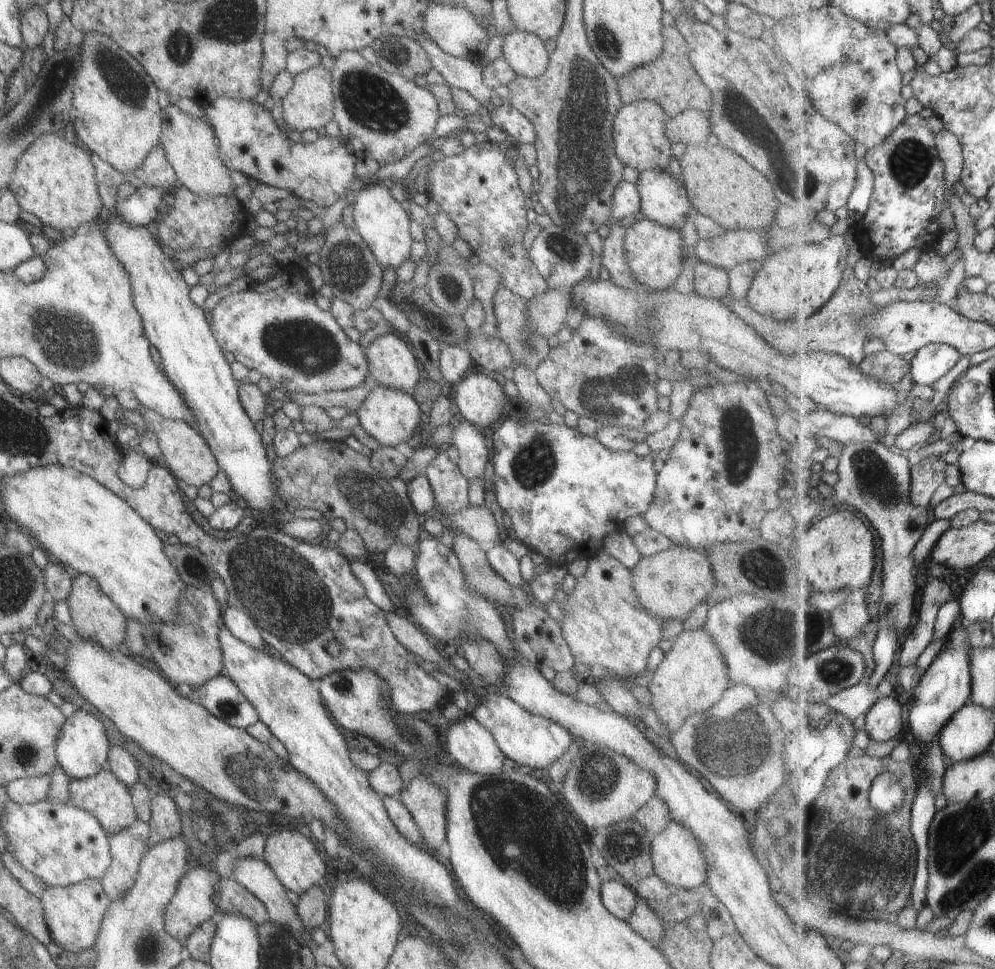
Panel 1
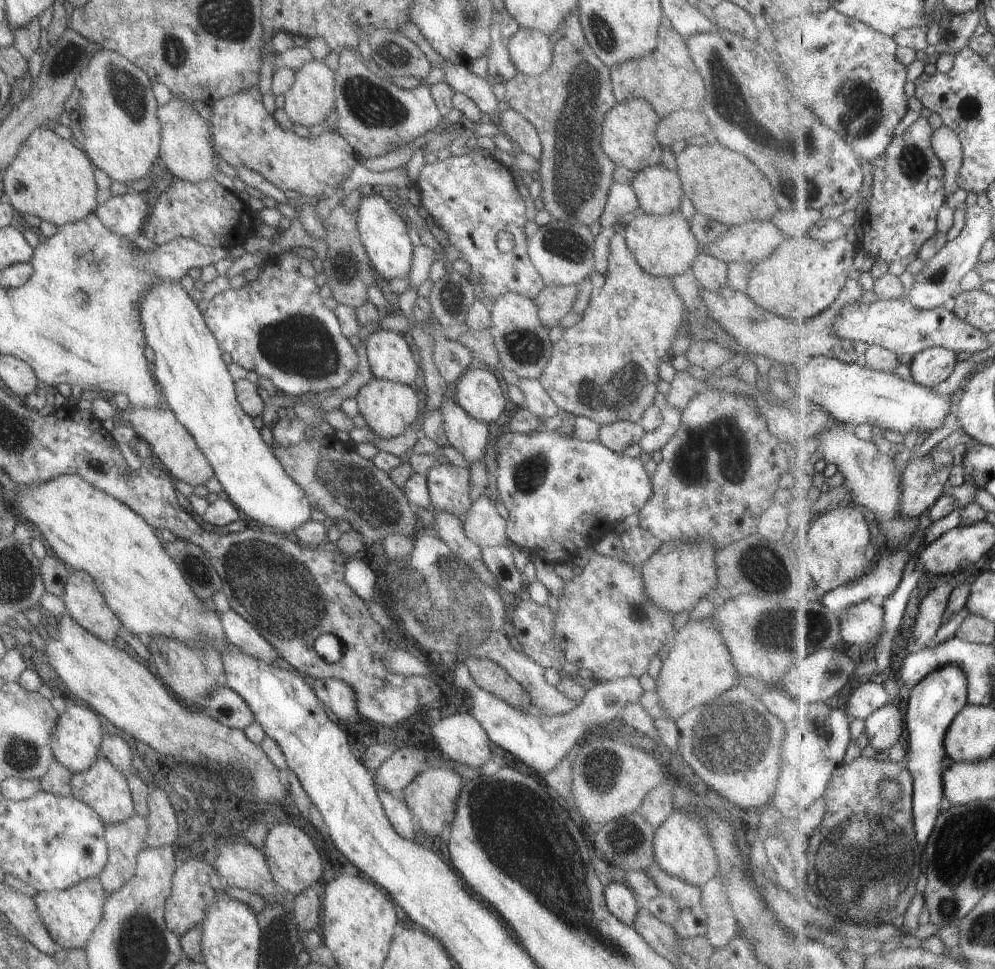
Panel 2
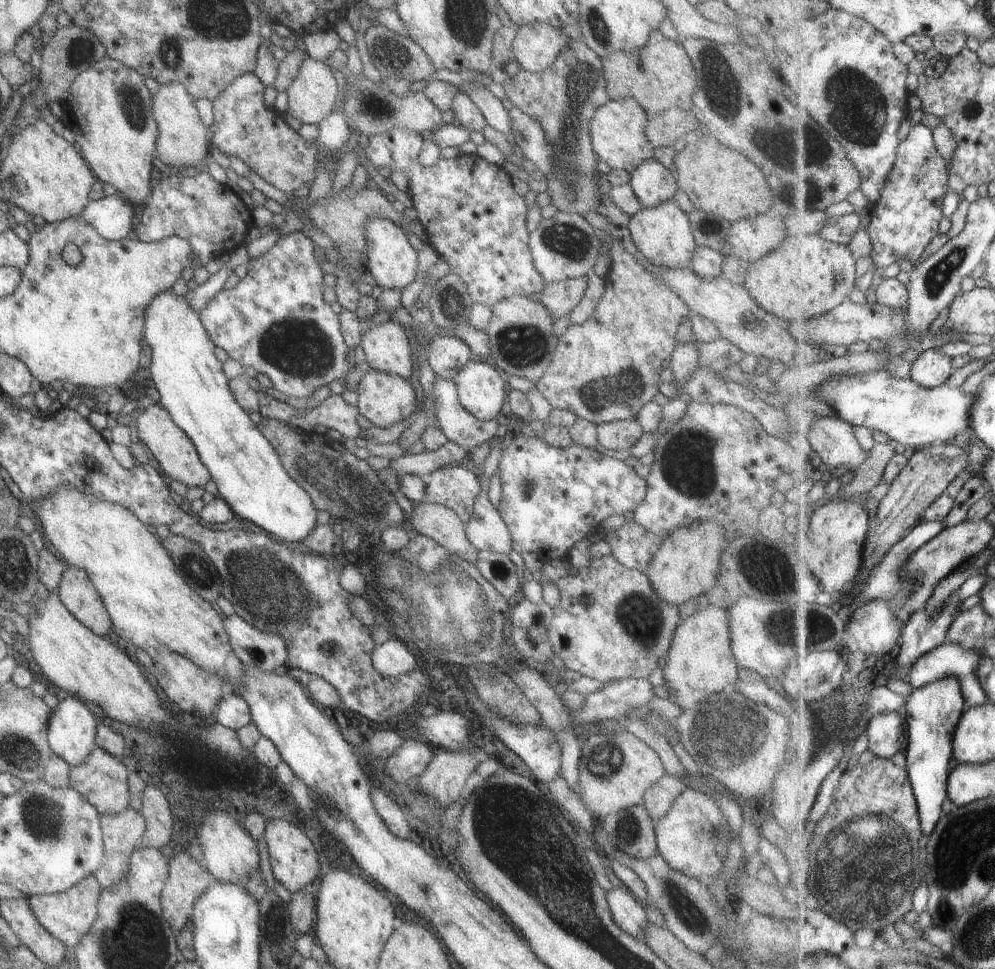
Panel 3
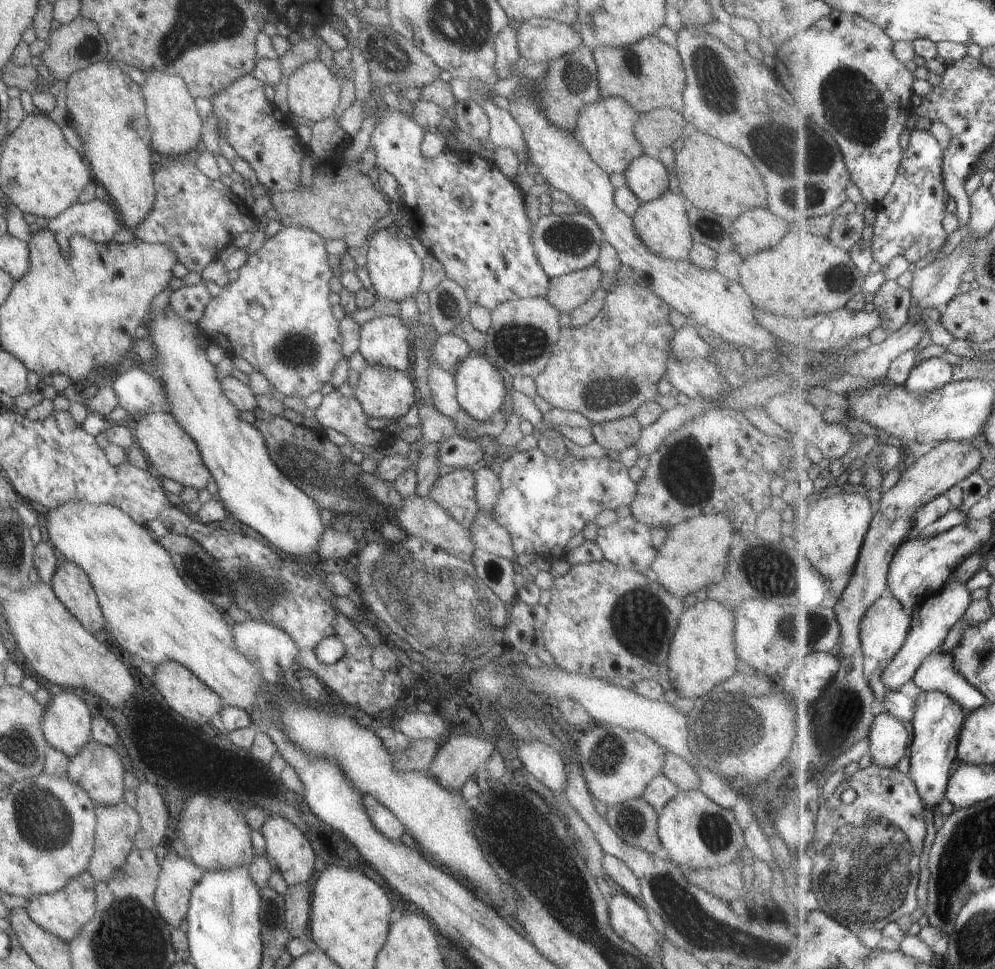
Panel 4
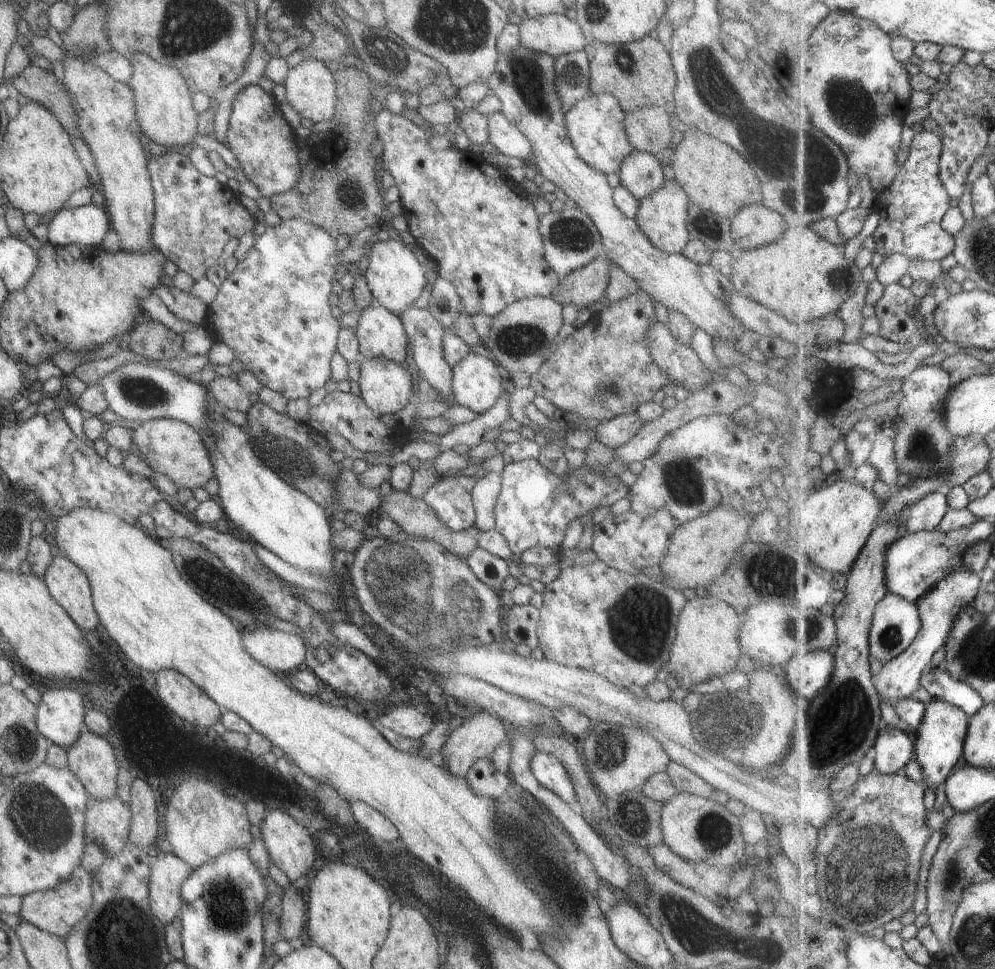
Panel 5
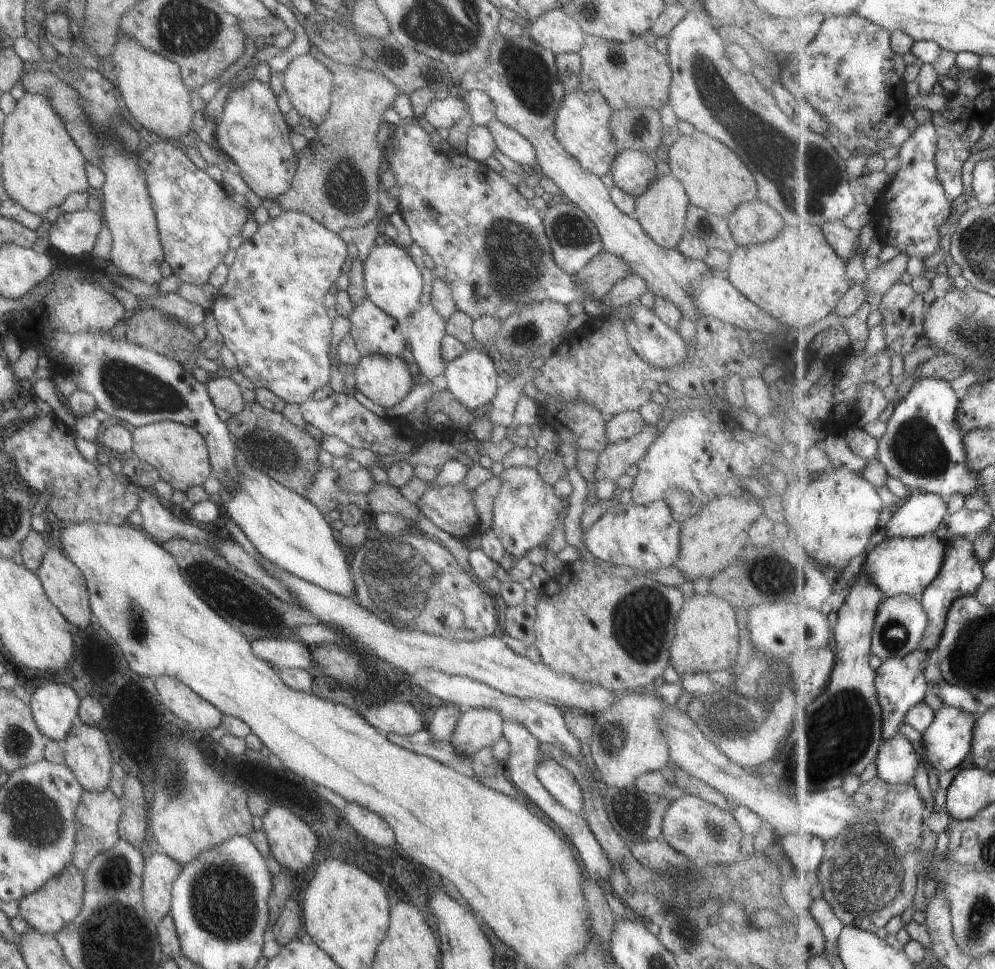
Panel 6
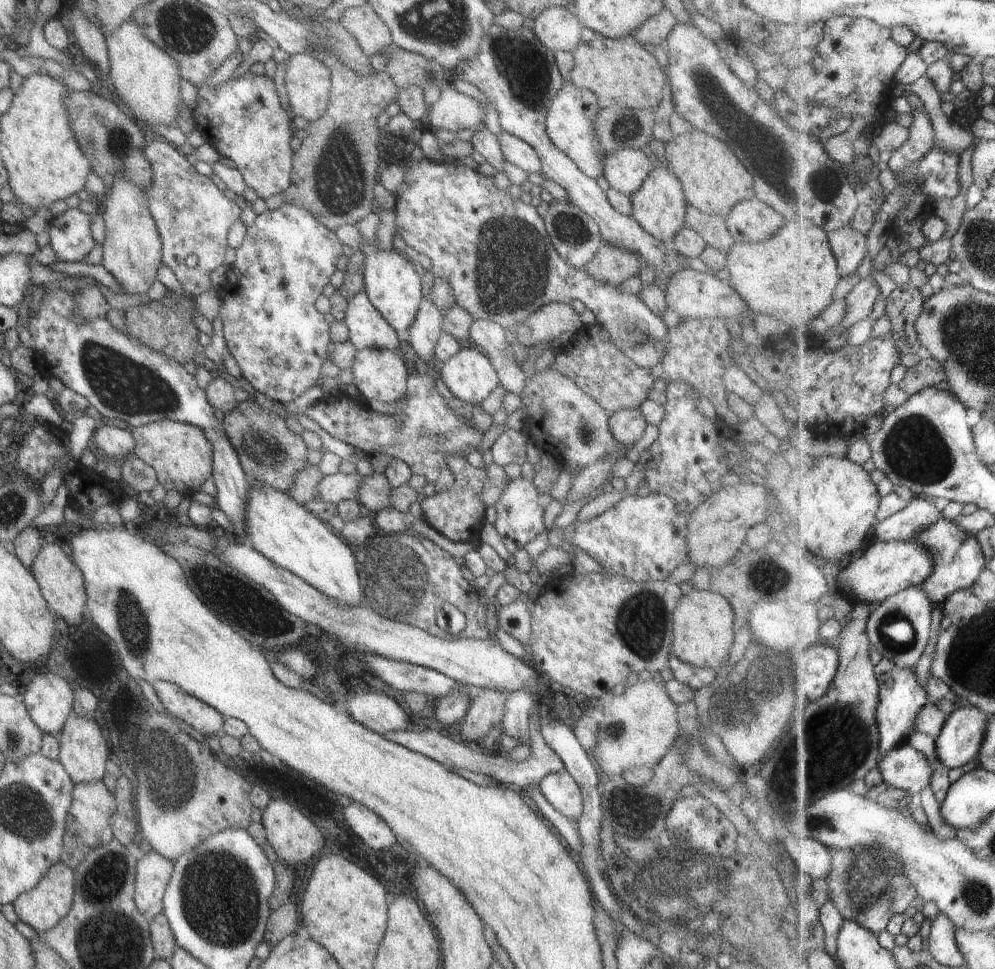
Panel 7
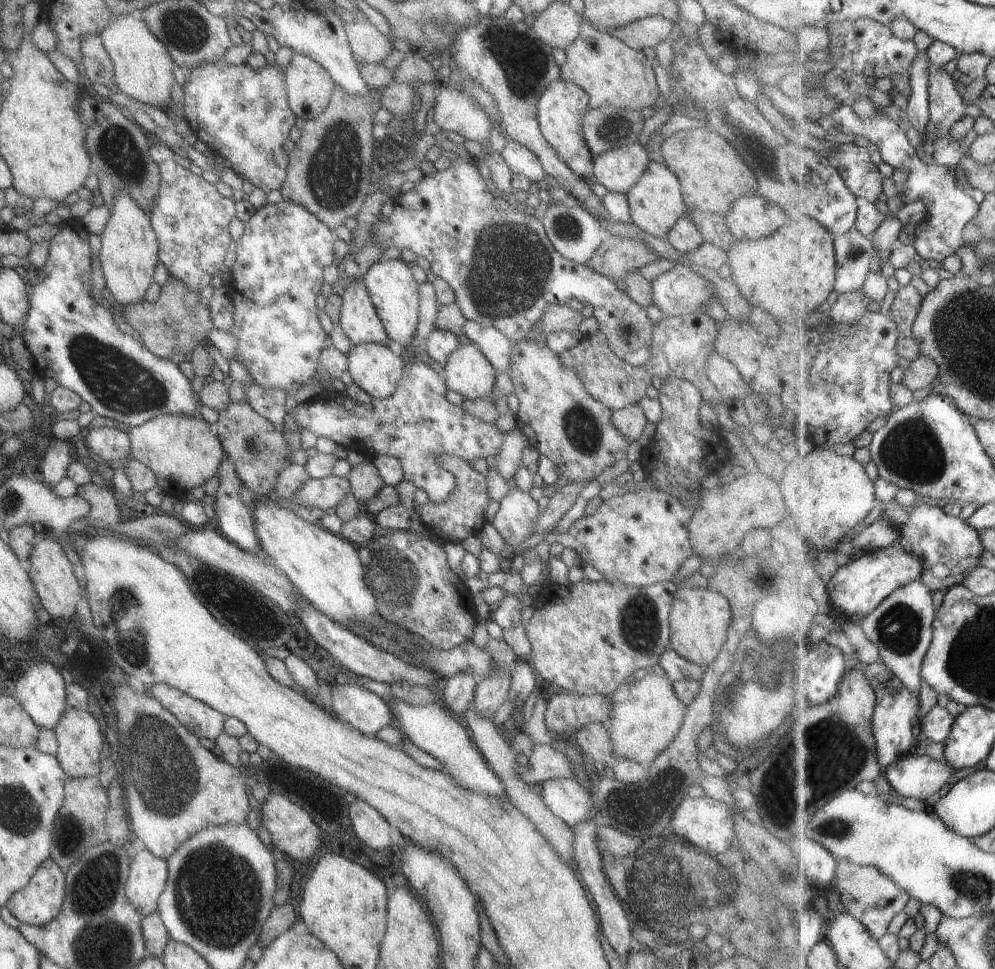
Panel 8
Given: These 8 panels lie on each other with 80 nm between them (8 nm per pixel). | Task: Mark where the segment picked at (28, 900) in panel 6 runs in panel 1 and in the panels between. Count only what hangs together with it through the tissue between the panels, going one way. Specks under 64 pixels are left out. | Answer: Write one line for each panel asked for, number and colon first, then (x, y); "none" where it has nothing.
1: (72, 913)
2: (69, 915)
3: (67, 915)
4: (62, 913)
5: (55, 910)

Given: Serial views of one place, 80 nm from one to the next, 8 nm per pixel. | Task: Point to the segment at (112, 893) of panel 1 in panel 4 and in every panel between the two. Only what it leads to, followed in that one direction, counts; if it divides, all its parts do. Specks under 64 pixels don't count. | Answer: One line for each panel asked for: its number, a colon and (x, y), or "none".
2: (124, 840)
3: (120, 831)
4: (115, 825)

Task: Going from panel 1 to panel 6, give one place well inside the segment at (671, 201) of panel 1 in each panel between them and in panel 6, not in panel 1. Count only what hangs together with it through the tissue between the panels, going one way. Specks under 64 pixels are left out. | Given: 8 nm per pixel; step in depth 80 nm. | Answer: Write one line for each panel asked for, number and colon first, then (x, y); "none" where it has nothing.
2: (658, 190)
3: (651, 183)
4: (645, 176)
5: (639, 173)
6: (631, 171)

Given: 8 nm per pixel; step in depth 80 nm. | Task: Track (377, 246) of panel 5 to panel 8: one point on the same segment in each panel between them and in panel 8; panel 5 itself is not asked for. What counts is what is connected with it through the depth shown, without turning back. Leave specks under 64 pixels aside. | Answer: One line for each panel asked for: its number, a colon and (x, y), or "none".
6: (392, 283)
7: (392, 286)
8: (392, 291)

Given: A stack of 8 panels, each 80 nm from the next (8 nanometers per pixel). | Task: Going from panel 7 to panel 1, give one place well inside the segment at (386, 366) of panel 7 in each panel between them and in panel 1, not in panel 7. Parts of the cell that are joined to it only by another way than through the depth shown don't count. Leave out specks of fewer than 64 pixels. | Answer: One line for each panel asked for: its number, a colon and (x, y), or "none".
1: (389, 416)
2: (388, 408)
3: (384, 399)
4: (382, 392)
5: (385, 387)
6: (384, 379)

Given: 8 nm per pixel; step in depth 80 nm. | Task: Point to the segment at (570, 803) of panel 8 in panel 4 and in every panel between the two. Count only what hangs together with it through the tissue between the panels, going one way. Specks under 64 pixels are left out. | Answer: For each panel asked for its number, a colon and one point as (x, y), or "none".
4: (542, 763)
5: (548, 772)
6: (556, 781)
7: (559, 790)

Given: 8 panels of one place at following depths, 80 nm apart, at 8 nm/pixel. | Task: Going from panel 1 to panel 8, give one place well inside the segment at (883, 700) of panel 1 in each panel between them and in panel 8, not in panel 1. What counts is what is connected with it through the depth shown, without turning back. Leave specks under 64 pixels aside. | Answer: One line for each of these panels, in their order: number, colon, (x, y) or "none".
2: (884, 728)
3: (887, 731)
4: (890, 738)
5: (894, 748)
6: (897, 761)
7: (905, 768)
8: (919, 777)

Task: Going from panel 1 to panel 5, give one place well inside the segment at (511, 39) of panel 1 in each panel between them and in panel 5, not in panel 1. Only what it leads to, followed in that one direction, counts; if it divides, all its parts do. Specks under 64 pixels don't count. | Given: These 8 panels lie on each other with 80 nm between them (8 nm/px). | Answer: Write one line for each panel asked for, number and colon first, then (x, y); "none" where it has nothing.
2: (529, 50)
3: (535, 45)
4: (538, 39)
5: (553, 34)

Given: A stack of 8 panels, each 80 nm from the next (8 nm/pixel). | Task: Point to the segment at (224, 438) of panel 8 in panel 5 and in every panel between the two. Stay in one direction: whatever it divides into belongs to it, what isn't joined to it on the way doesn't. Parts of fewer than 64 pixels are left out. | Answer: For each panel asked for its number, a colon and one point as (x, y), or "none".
5: (298, 453)
6: (264, 439)
7: (269, 454)

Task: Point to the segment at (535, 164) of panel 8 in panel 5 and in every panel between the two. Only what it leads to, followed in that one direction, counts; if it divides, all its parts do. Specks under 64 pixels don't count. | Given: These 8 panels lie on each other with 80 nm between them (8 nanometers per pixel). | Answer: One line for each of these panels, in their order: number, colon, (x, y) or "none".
5: (503, 136)
6: (509, 143)
7: (514, 151)

